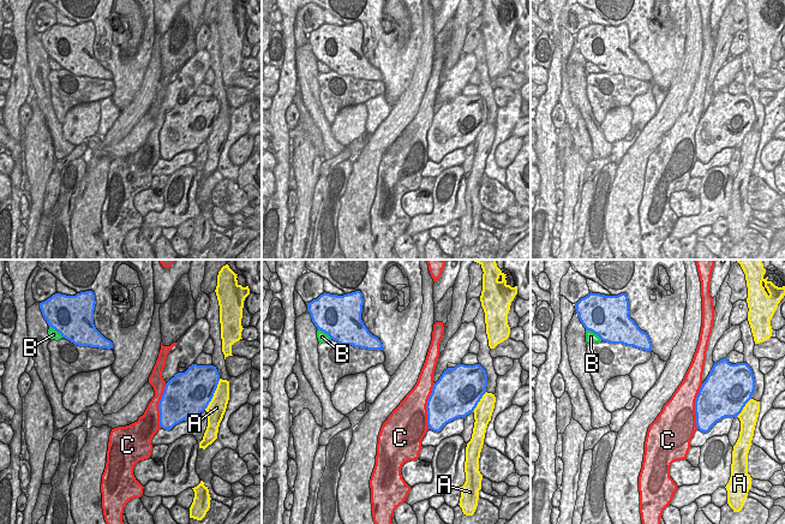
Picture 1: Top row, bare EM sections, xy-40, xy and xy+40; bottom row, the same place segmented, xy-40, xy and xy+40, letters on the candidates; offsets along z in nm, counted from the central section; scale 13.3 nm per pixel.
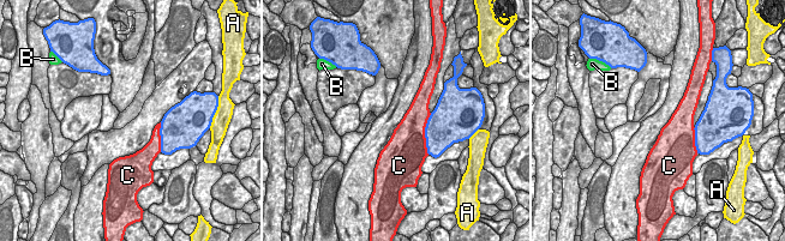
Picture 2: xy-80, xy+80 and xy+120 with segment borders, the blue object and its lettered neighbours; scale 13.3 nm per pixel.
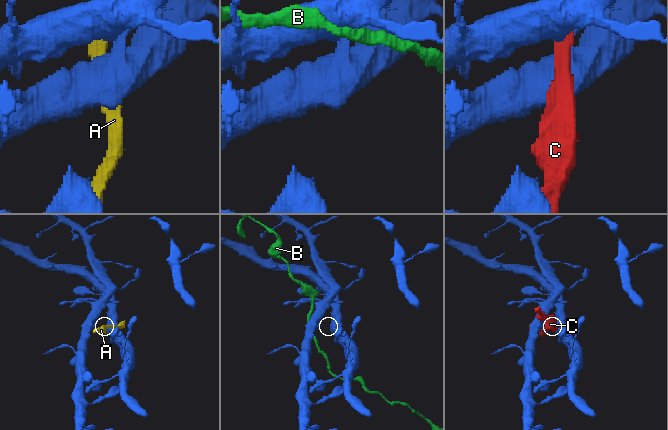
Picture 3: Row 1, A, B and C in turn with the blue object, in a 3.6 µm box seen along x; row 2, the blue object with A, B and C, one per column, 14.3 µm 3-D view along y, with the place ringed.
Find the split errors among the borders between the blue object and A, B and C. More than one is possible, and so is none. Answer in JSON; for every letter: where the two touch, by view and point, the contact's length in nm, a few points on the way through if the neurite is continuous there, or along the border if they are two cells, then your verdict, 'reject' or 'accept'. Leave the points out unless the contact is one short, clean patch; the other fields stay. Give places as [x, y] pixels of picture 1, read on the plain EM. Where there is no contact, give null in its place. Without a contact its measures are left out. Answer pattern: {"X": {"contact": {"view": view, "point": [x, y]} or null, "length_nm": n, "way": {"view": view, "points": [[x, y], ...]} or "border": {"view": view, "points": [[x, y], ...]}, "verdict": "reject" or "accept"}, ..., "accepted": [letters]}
{"A": {"contact": {"view": "xy-40", "point": [213, 125]}, "length_nm": 460, "verdict": "reject"}, "B": {"contact": {"view": "xy+40", "point": [594, 64]}, "length_nm": 260, "verdict": "reject"}, "C": {"contact": {"view": "xy", "point": [426, 136]}, "length_nm": 650, "verdict": "reject"}, "accepted": []}

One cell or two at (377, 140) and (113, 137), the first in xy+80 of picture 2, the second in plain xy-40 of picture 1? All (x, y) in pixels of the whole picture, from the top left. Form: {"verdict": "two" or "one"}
{"verdict": "one"}

